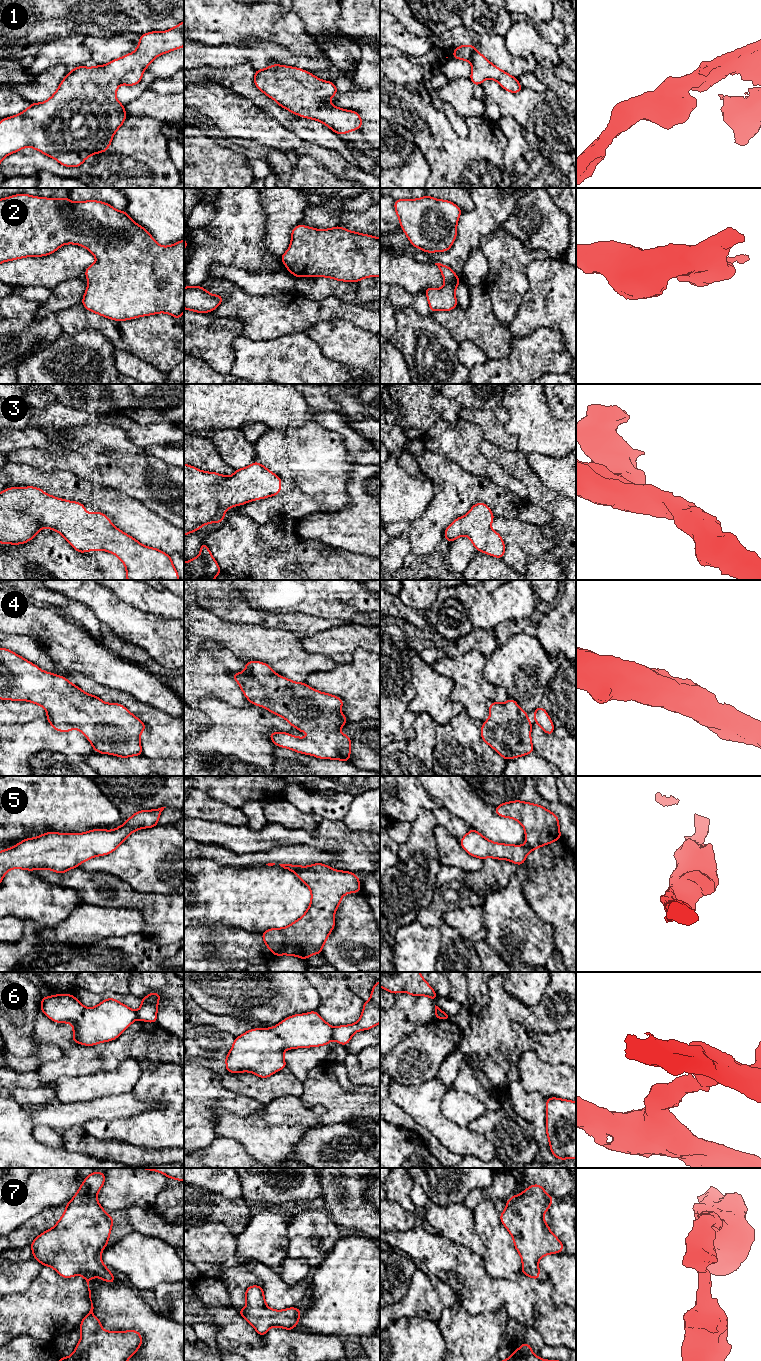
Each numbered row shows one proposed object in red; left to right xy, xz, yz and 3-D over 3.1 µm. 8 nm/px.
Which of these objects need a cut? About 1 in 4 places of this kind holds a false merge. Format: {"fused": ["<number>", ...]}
{"fused": ["6"]}

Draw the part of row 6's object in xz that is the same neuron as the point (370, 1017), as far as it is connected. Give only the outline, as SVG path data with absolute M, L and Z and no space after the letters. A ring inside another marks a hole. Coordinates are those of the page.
M380 981L373 986L370 999L364 1002L360 1019L354 1024L333 1027L333 1039L345 1046L357 1031L372 1029L379 1023Z

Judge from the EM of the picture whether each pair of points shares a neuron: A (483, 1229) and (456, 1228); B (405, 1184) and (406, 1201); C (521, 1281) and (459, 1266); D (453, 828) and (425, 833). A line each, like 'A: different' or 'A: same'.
A: different
B: same
C: same
D: same

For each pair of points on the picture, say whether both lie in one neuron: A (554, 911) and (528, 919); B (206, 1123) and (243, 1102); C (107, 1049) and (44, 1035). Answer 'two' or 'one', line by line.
A: two
B: one
C: one

